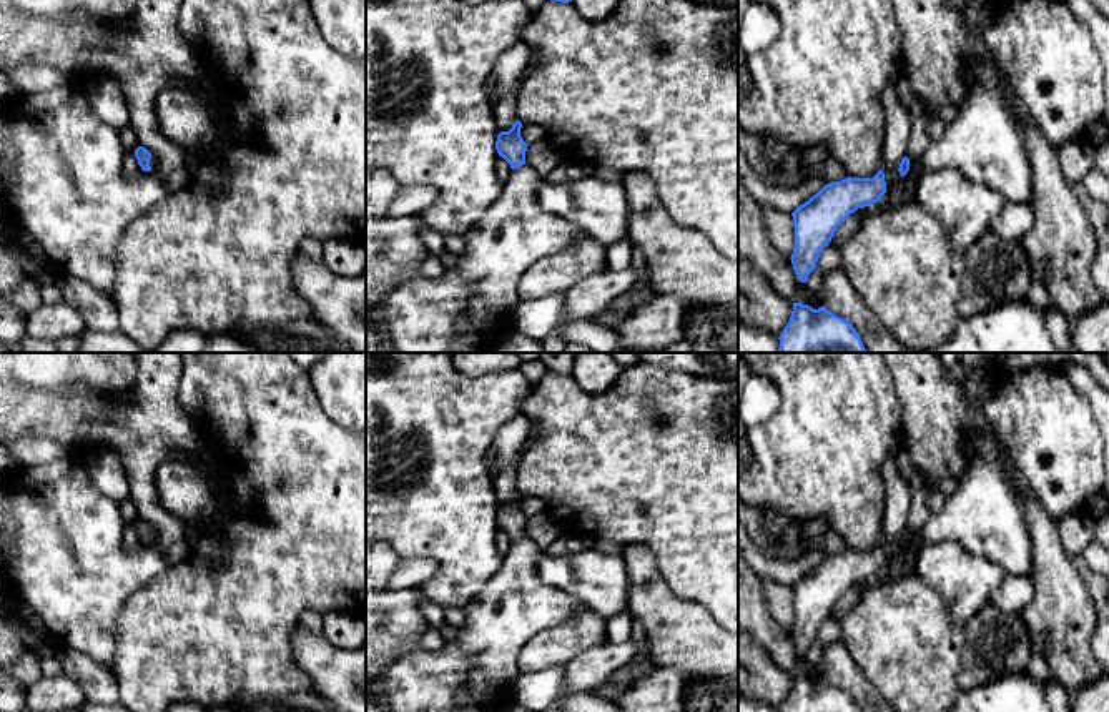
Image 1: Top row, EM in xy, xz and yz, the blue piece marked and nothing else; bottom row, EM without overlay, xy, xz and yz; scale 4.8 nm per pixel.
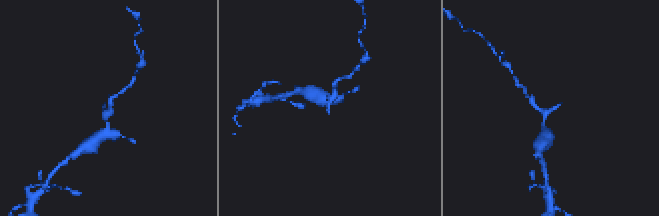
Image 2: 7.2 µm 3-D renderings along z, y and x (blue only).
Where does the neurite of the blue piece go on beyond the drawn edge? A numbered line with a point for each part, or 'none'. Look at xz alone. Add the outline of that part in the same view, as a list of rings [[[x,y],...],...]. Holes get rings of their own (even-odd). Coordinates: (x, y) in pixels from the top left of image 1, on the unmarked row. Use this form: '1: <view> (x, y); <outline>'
1: xz (474, 672); [[[527,536],[512,542],[497,574],[464,607],[466,621],[457,627],[456,640],[446,642],[437,650],[411,650],[372,675],[381,680],[391,712],[499,712],[510,700],[512,682],[520,674],[517,660],[522,647],[535,634],[567,621],[585,607],[580,599],[542,582],[537,574],[542,552]]]

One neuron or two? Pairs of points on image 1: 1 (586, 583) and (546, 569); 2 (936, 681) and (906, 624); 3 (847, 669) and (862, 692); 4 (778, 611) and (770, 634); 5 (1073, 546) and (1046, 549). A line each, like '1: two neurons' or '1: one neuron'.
1: one neuron
2: one neuron
3: one neuron
4: two neurons
5: two neurons

